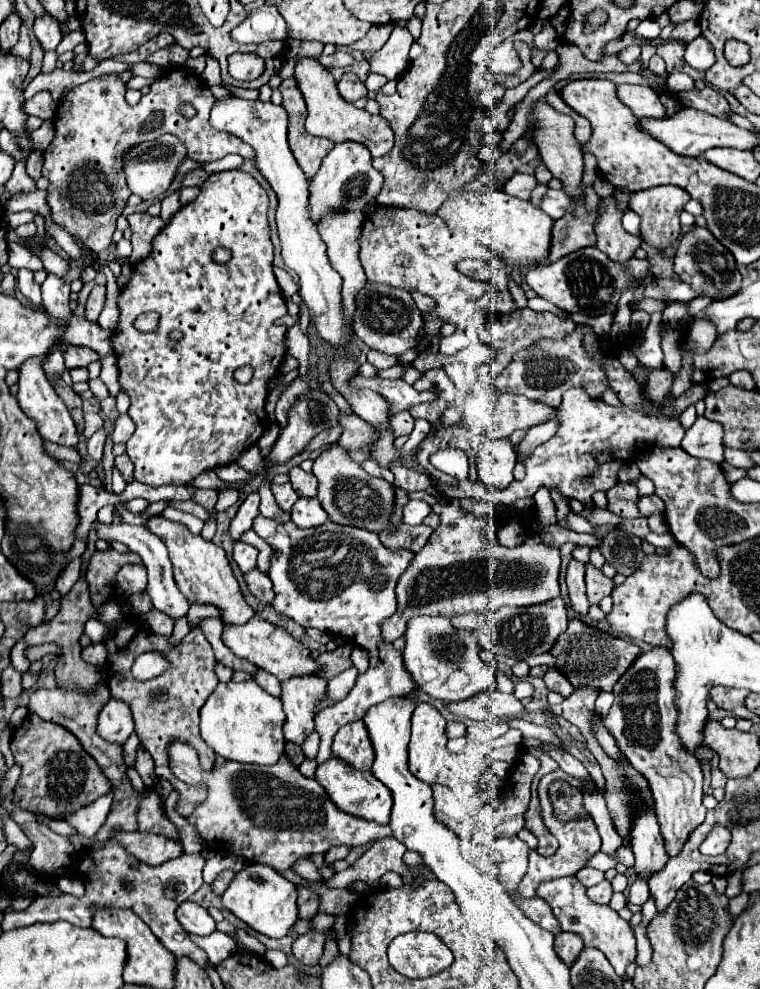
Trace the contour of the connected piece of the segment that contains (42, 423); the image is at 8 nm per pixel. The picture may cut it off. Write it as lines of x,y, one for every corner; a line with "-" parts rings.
28,358
18,368
20,392
18,392
16,398
20,402
20,408
28,418
32,418
36,422
36,428
38,428
38,432
40,432
40,436
44,440
64,444
64,446
76,446
78,444
78,434
76,434
76,426
74,426
74,422
70,418
70,412
66,410
64,402
58,398
54,388
48,384
40,362
42,362
40,358

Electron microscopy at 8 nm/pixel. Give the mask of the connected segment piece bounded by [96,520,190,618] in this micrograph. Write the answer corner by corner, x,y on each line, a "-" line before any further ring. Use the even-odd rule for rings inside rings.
96,522
96,534
98,538
104,538
104,540
118,540
122,542
124,546
128,546
128,550
134,550
140,554
140,558
144,560
144,566
148,570
148,586
146,586
146,592
150,594
152,598
152,604
154,608
158,608
160,612
166,612
168,616
172,618
178,618
178,616
184,616
190,608
188,600
180,594
180,590
176,588
174,584
174,578
172,578
172,566
170,566
170,560
168,560
168,550
164,546
164,542
152,534
146,526
132,526
132,524
104,524
104,522

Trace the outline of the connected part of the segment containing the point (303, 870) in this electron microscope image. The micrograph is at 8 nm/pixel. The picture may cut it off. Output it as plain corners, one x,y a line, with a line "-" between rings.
302,858
300,862
296,862
296,866
292,866
292,870
294,870
298,876
302,876
302,878
320,880
318,868
316,868
316,864
312,862
312,858

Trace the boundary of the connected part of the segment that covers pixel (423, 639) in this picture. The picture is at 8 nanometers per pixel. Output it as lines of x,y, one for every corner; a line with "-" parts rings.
440,614
438,616
414,616
414,618
410,618
406,634
404,634
406,646
402,650
404,668
410,672
416,686
422,692
426,692
432,700
442,700
446,704
468,700
474,694
496,686
496,678
494,678
492,670
480,658
480,646
478,646
476,632
474,630
456,630
452,624
452,618
454,616
440,616

